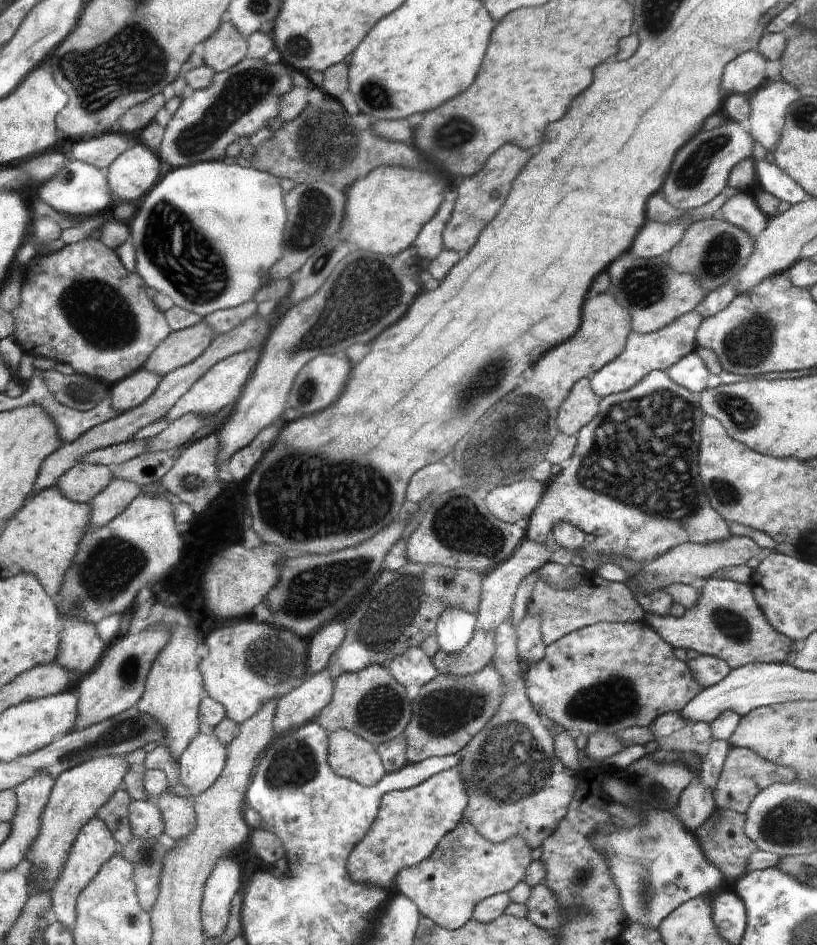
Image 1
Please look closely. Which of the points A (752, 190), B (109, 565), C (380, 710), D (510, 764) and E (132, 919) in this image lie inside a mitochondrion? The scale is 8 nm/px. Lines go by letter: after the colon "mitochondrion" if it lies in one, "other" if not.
A: other
B: mitochondrion
C: mitochondrion
D: mitochondrion
E: mitochondrion

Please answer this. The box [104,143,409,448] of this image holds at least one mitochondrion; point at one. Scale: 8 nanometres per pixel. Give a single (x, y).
(366, 291)

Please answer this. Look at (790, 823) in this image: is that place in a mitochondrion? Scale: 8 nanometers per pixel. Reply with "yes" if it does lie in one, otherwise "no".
yes

